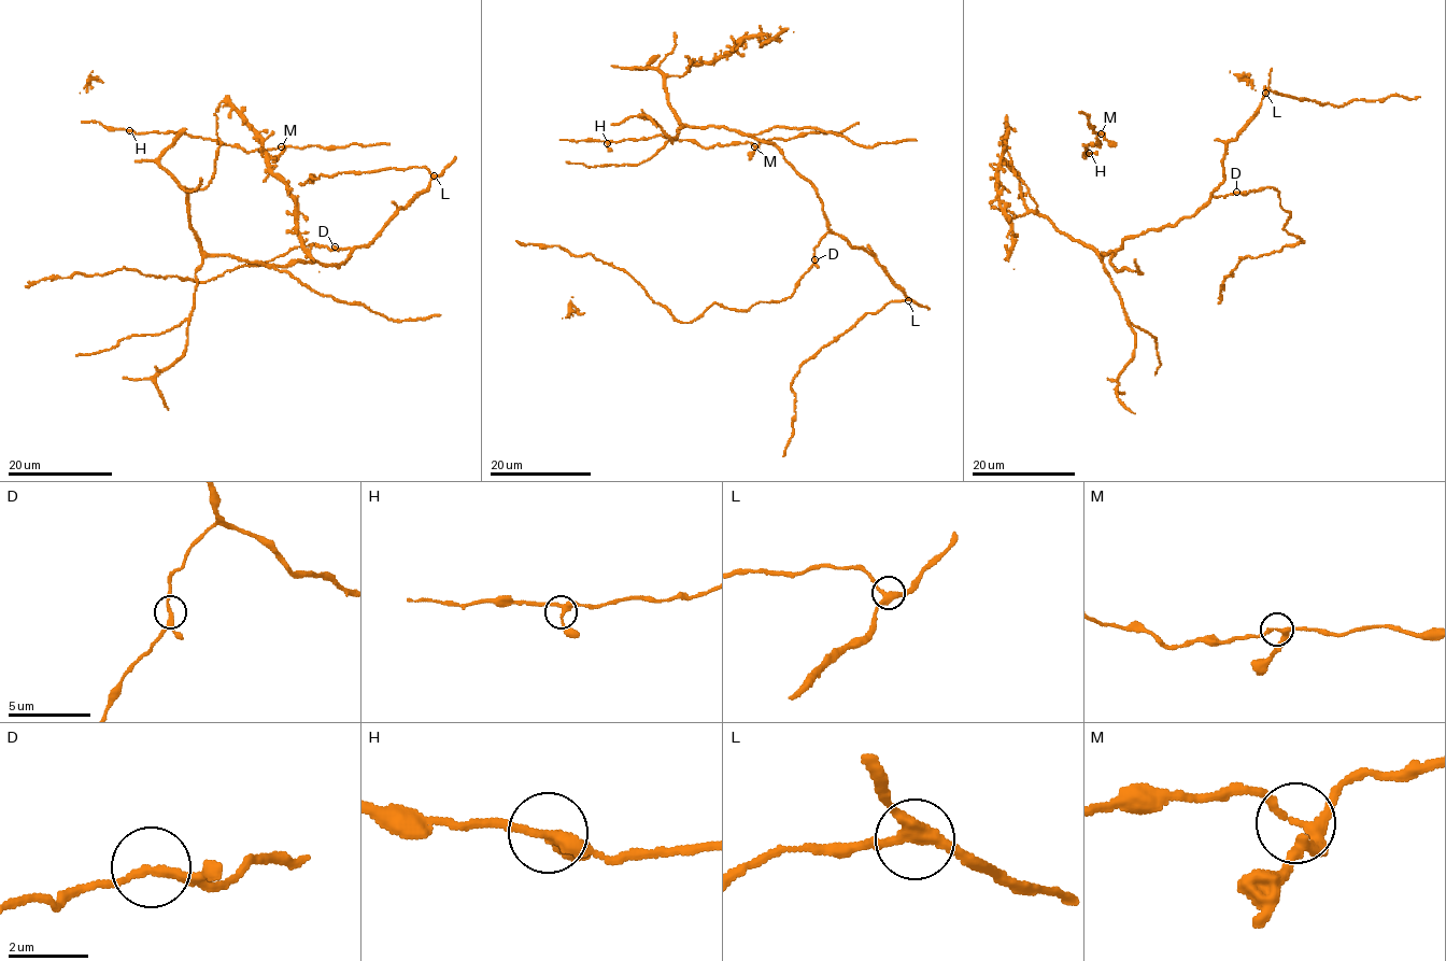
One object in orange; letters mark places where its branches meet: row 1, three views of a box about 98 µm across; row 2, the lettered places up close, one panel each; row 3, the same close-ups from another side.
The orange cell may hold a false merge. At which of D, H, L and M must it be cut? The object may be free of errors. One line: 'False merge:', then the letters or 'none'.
False merge: none

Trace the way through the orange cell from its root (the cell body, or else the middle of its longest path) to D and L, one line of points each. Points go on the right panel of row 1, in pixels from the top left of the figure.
D: (1120, 245), (1128, 238), (1176, 225), (1184, 217), (1190, 217), (1211, 196), (1236, 192)
L: (1120, 245), (1128, 238), (1176, 225), (1205, 205), (1224, 180), (1224, 147), (1253, 117), (1265, 93)

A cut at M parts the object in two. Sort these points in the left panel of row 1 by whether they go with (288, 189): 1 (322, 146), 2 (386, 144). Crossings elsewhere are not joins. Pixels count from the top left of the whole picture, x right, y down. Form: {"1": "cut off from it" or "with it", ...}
{"1": "cut off from it", "2": "cut off from it"}

